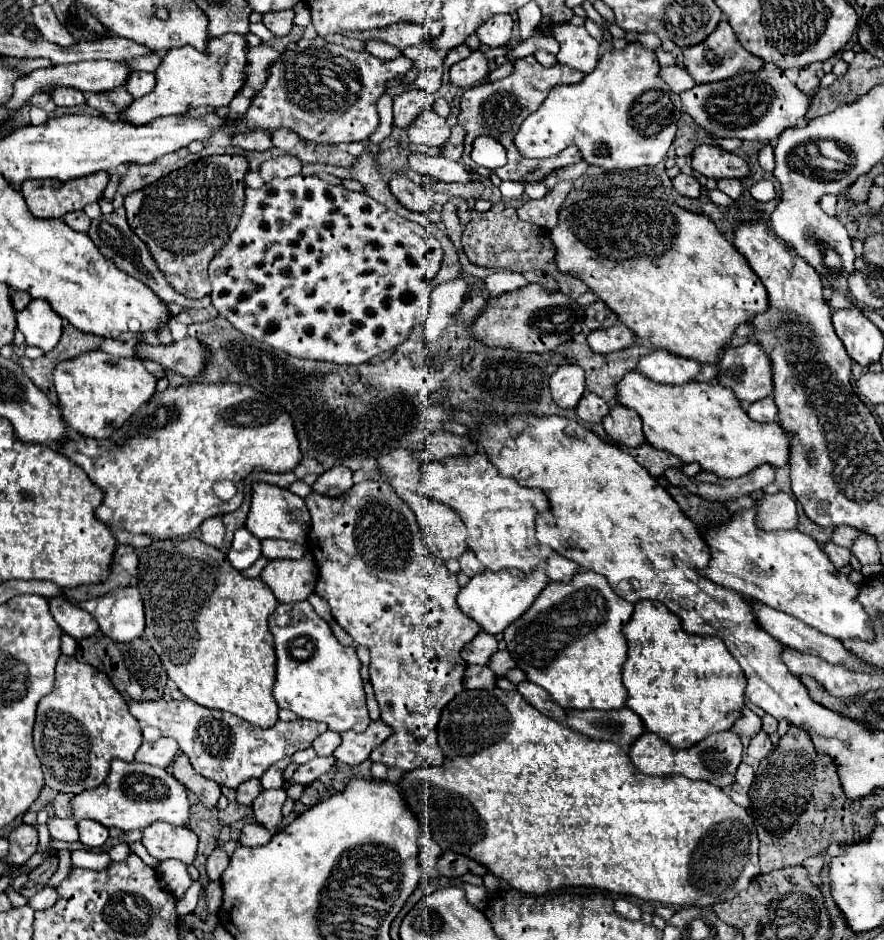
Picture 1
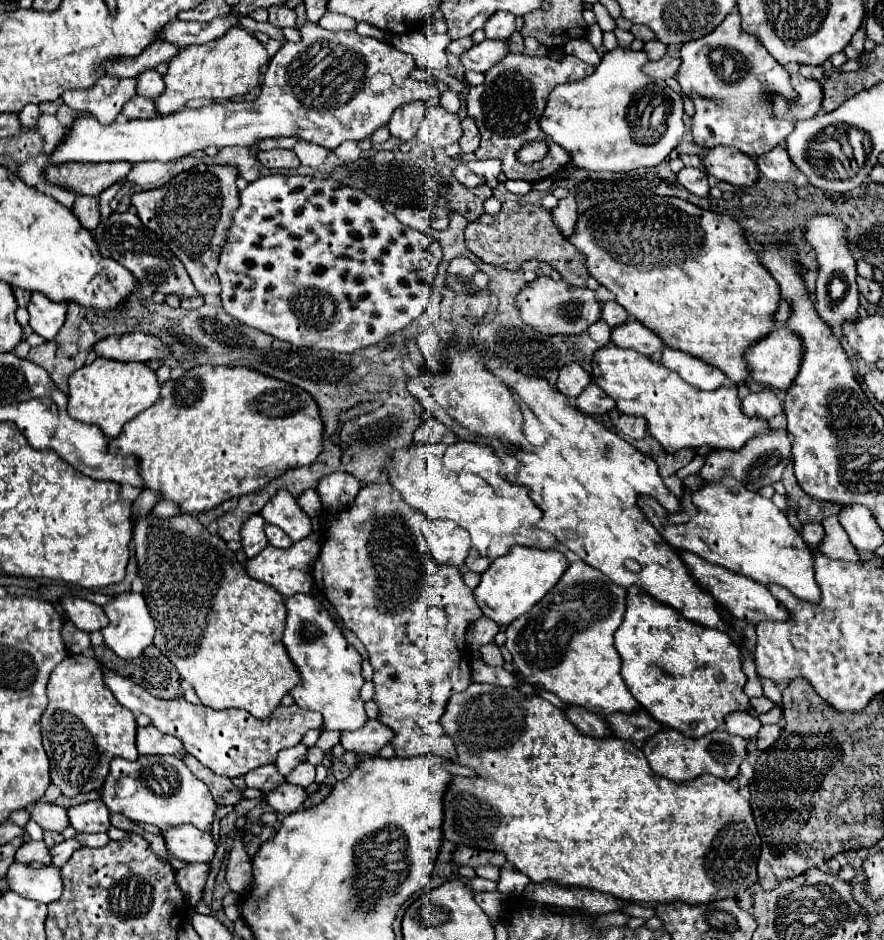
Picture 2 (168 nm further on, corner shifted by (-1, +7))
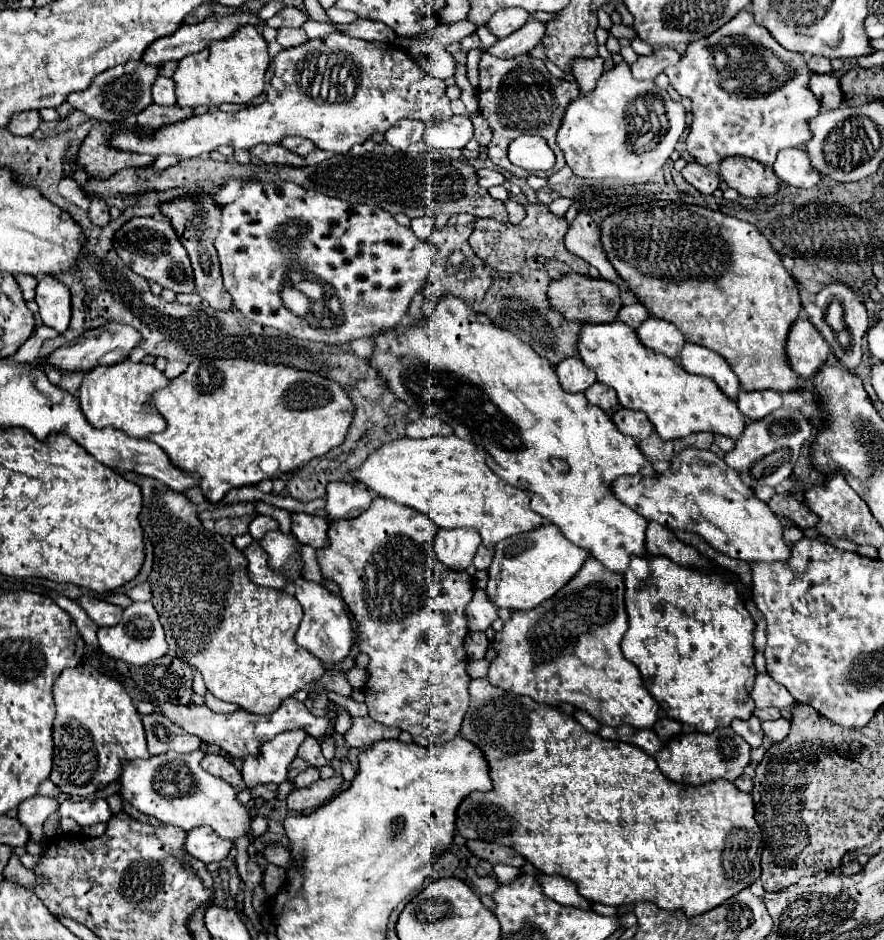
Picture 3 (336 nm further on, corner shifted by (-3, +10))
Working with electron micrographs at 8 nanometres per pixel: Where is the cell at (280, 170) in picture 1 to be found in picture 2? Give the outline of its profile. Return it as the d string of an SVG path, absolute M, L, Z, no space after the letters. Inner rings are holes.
M267 150L267 152L257 152L259 162L265 168L275 168L275 170L289 170L299 166L299 158L293 150Z

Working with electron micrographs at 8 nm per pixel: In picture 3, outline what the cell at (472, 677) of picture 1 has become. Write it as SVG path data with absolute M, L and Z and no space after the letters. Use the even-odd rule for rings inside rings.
M587 561L581 573L545 605L531 610L513 610L503 623L503 629L495 633L493 649L497 657L489 665L487 679L491 685L511 691L515 695L527 695L537 703L559 707L559 703L571 703L581 711L587 711L601 725L619 727L647 727L651 729L659 719L659 703L645 689L639 669L625 659L621 651L621 639L627 631L627 611L623 605L623 575L603 567L601 561Z

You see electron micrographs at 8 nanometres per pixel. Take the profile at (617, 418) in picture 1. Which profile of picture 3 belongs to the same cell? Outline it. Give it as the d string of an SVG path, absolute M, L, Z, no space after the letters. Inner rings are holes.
M619 409L613 413L613 423L617 425L617 429L623 435L633 437L635 441L643 441L651 435L653 425L651 421L645 417L645 413L641 411L633 411L633 409Z

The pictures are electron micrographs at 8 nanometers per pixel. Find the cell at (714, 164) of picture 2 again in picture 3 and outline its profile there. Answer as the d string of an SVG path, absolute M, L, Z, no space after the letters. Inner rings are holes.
M729 157L729 161L721 161L719 167L723 181L745 197L767 197L781 187L773 167L749 161L747 157Z

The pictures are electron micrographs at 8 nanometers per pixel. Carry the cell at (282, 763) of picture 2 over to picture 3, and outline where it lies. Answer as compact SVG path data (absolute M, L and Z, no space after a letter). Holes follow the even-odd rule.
M307 737L299 749L299 757L303 757L305 761L309 761L313 767L323 767L323 765L329 765L329 761L323 757L321 753L321 745L319 745L319 739L317 737Z

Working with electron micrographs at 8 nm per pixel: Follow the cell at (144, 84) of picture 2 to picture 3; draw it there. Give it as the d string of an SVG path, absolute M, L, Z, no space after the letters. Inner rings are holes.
M157 77L155 85L153 85L153 99L155 99L157 105L175 105L177 97L175 97L173 79Z

